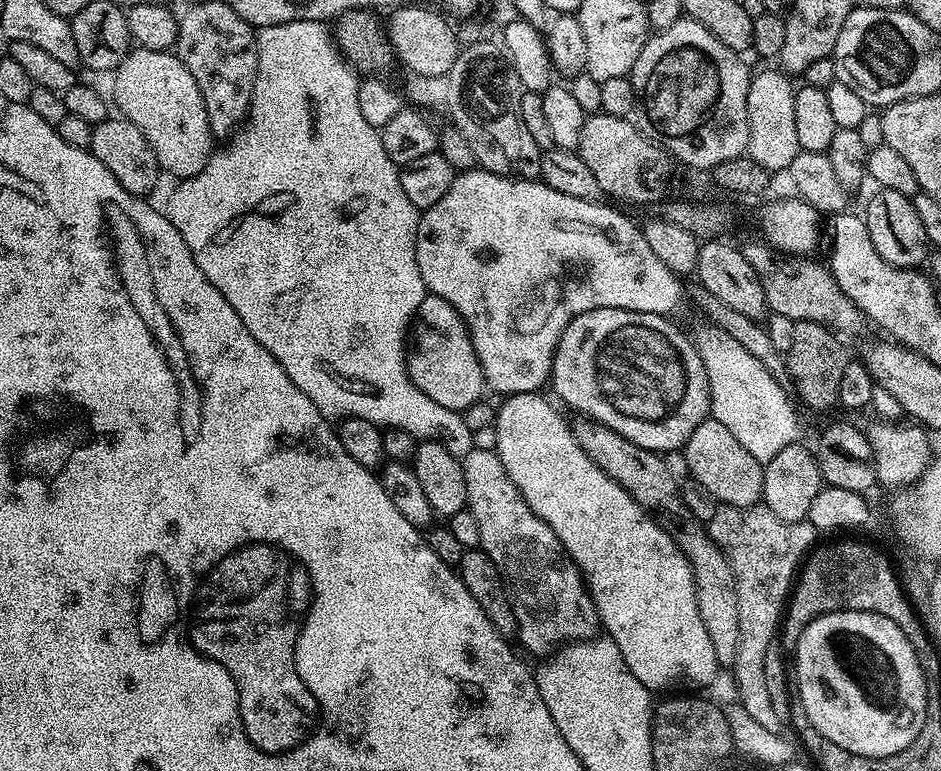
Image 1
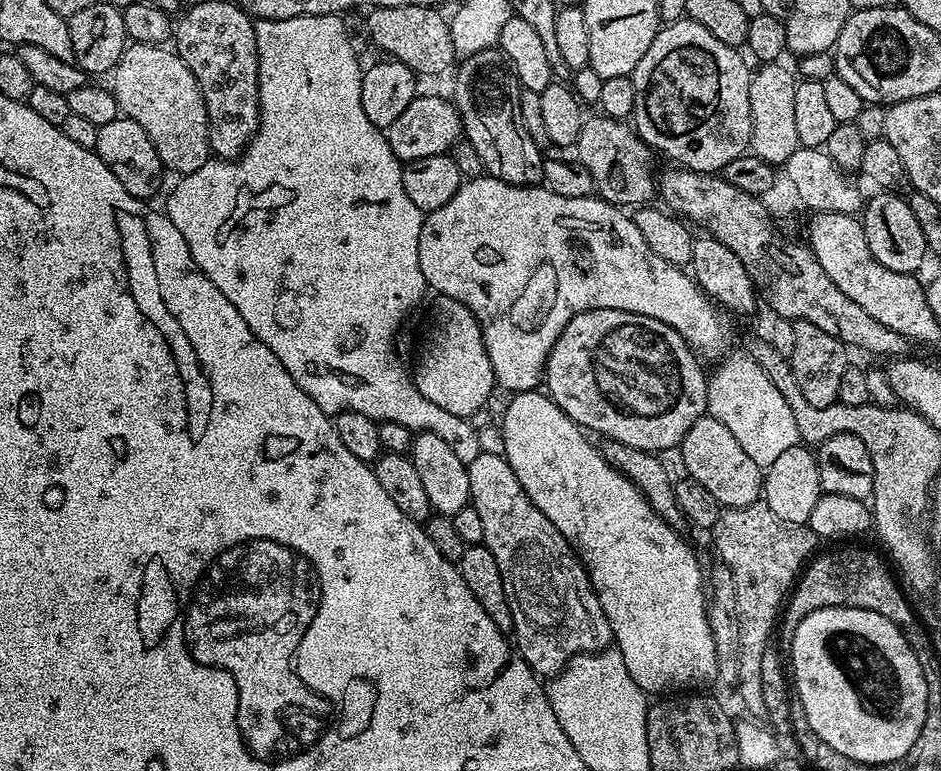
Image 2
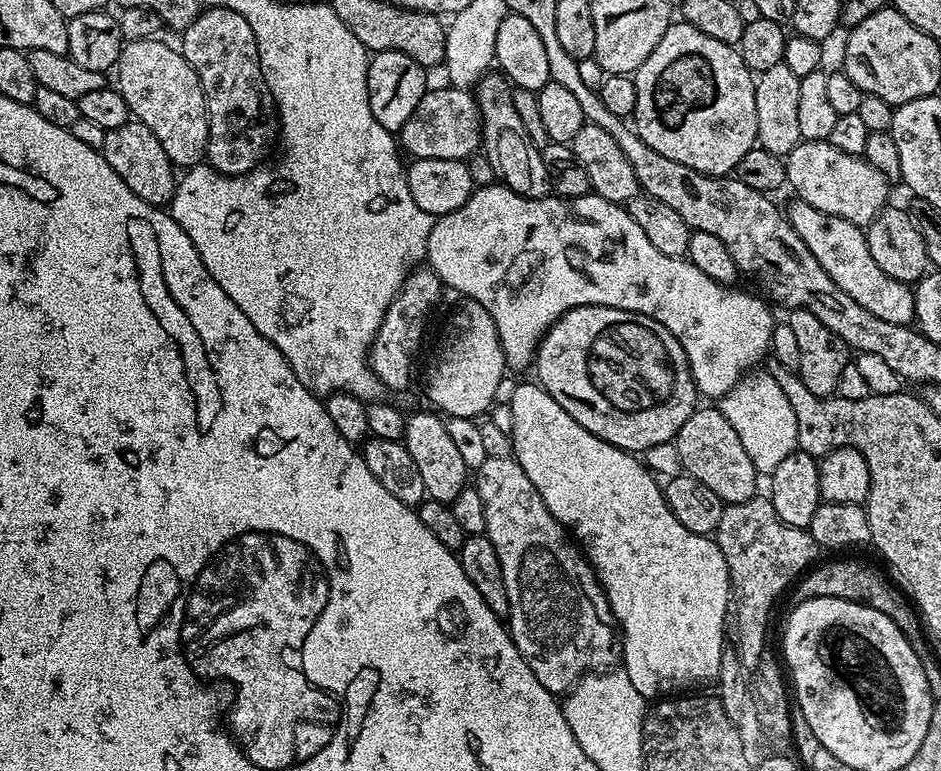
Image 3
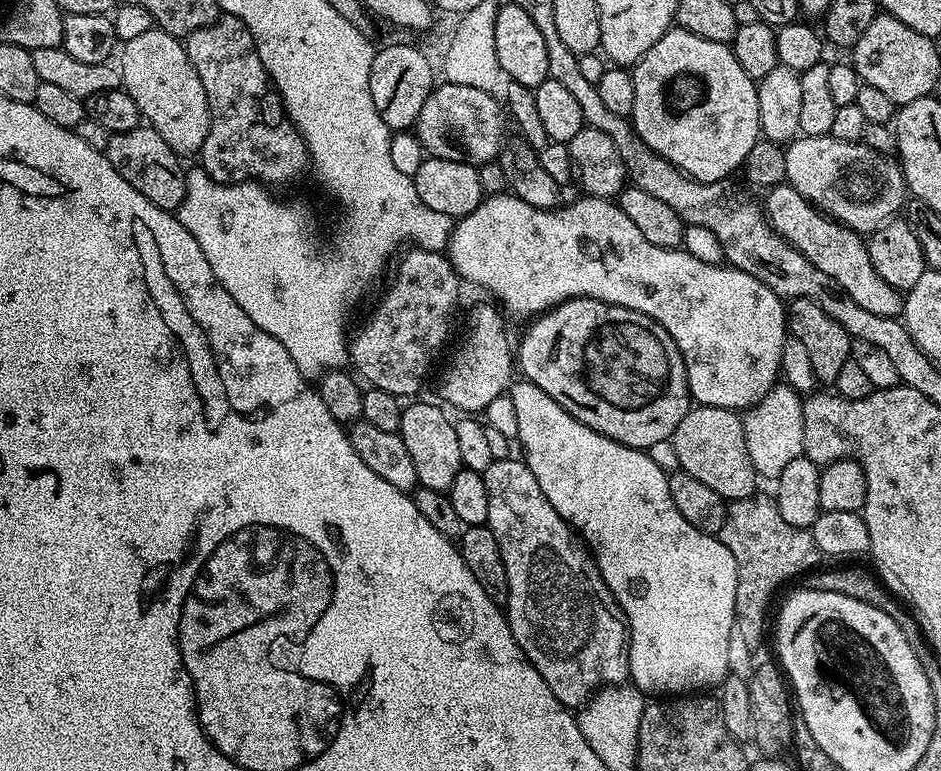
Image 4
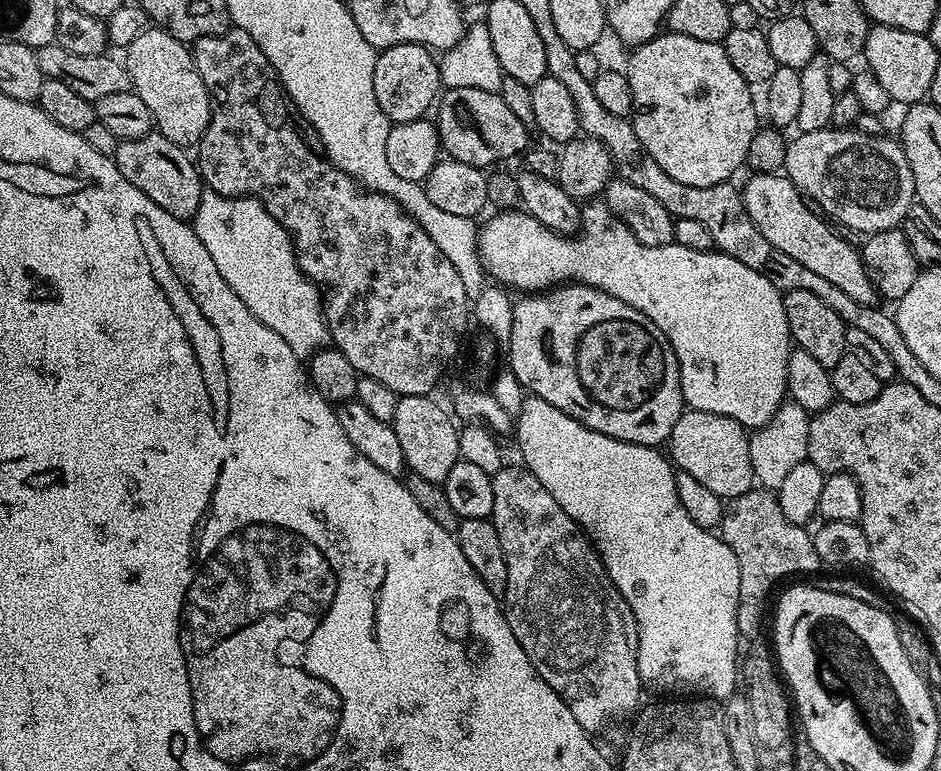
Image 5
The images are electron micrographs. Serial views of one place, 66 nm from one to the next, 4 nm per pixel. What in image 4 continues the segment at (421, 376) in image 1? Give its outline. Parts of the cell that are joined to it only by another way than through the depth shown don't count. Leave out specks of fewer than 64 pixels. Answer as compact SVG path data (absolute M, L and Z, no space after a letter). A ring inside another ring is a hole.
M478 303L468 314L464 336L457 346L452 358L449 360L446 370L440 380L440 394L452 406L464 411L464 414L475 414L485 411L489 404L497 397L505 395L509 389L514 375L514 350L510 348L510 342L504 326L503 313L493 304Z

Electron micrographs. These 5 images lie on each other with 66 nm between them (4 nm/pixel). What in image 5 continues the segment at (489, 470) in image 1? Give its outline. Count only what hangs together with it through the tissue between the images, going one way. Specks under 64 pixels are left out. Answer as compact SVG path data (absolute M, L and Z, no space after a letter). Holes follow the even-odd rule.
M505 466L492 476L492 485L494 486L494 510L490 519L494 530L498 530L498 542L502 542L502 554L506 554L506 574L508 575L508 585L502 597L504 619L510 626L512 638L518 641L522 650L526 650L526 658L530 658L534 670L538 670L538 674L552 687L554 694L558 694L558 698L566 702L570 714L578 718L578 726L582 726L589 734L596 734L599 728L607 726L608 720L616 720L619 716L626 715L627 712L635 713L641 703L642 685L638 674L638 626L634 614L626 598L622 598L622 594L614 586L614 582L608 580L608 576L604 573L604 563L592 547L592 541L585 536L584 529L576 525L574 518L570 518L570 514L566 514L566 510L562 510L562 506L558 506L554 498L550 498L550 490L546 490L546 486L542 486L542 482L538 482L538 478L534 478L532 472L523 466L517 466L517 468Z

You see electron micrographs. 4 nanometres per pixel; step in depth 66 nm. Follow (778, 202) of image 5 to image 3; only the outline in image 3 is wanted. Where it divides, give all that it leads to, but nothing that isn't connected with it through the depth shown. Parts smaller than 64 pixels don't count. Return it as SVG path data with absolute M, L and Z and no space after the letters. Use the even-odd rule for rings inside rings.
M793 199L793 204L786 208L786 215L790 226L806 242L810 254L818 258L822 270L834 278L834 282L858 306L870 310L870 314L882 318L882 322L911 325L916 311L916 297L913 289L903 284L898 278L890 278L886 270L881 270L874 262L868 249L868 237L865 229L858 224L846 222L846 218L838 218L834 214L826 214L822 210L814 210L805 200Z

